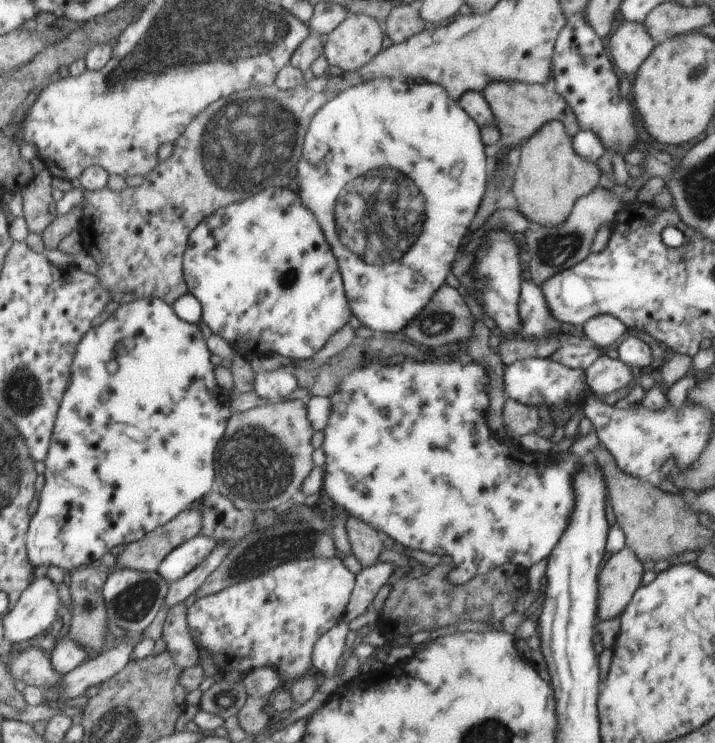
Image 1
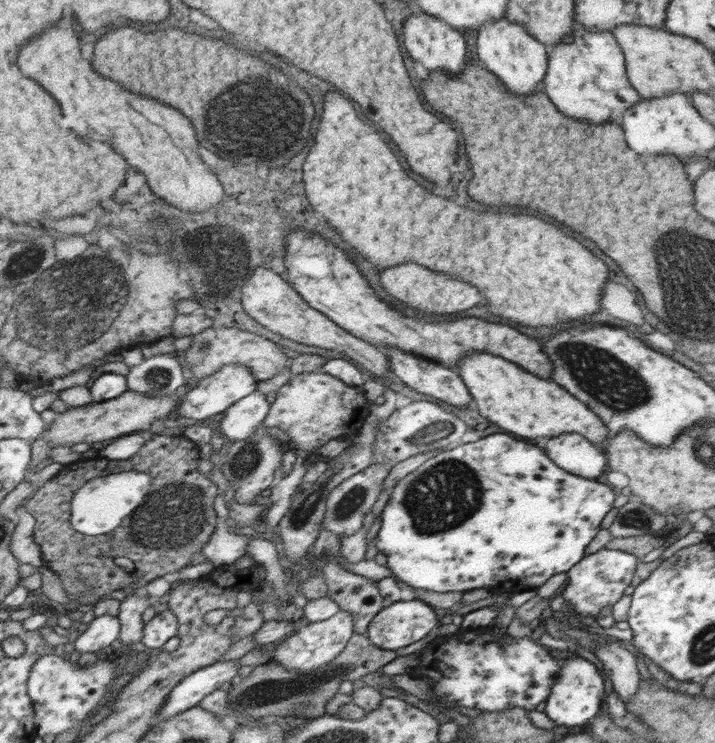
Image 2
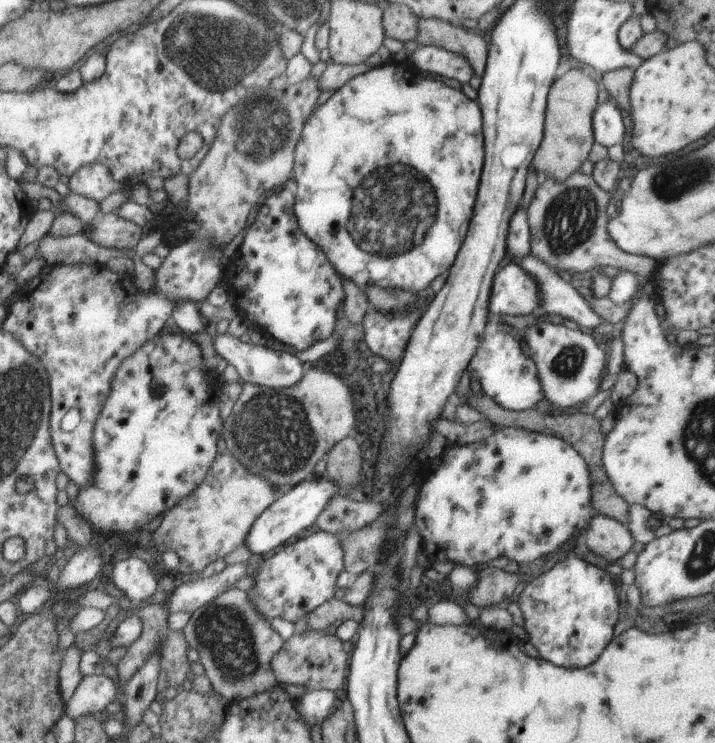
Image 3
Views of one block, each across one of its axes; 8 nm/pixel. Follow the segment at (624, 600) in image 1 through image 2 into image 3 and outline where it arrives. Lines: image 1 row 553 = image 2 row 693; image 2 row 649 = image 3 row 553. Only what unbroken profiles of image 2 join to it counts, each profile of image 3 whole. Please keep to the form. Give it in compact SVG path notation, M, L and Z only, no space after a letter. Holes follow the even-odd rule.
M591 516L591 522L583 530L583 536L585 536L585 546L597 556L609 560L611 564L619 556L627 554L627 550L633 544L627 528L621 522L605 516Z

